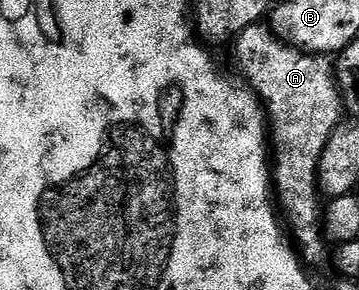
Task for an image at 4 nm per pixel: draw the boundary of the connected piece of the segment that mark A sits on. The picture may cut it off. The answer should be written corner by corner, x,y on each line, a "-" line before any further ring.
264,23
246,27
246,31
242,31
234,39
235,45
236,65
241,73
239,76
259,97
266,114
266,125
270,130
270,172
283,224
290,230
291,240
294,242
296,252
300,255
301,262
308,267
324,265
330,261
330,253
328,257
330,245
324,236
322,224
322,194
318,180
320,160
322,151
326,151
326,143
330,135
342,121
340,84
336,82
333,62
327,56
305,53
295,45
289,45
288,42
280,40

